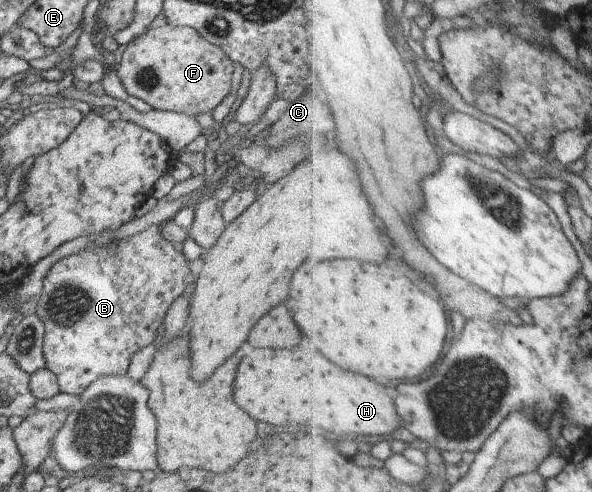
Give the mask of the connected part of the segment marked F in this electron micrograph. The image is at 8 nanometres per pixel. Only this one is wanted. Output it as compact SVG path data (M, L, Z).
M188 26L148 28L117 54L116 73L124 91L158 111L180 112L194 118L208 113L230 91L233 63L224 50L211 44Z

